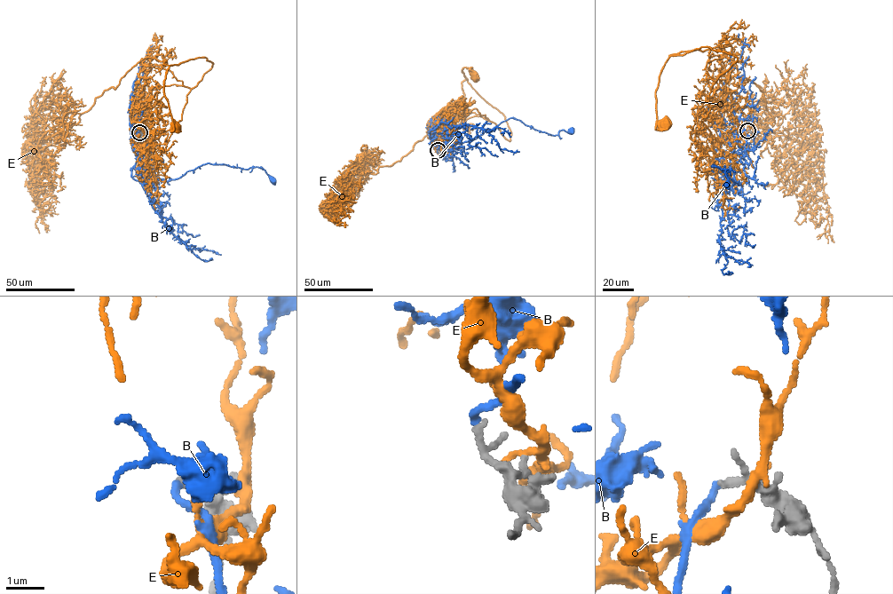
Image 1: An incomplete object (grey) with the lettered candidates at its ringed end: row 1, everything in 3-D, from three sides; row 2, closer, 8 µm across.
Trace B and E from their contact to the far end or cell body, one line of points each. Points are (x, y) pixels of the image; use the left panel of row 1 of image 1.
B: (139, 132), (147, 149), (139, 155), (144, 154), (152, 178), (175, 179), (207, 163), (260, 167), (273, 181)
E: (141, 132), (146, 154), (181, 120), (187, 94), (213, 64), (205, 58), (167, 72), (164, 93), (177, 128)

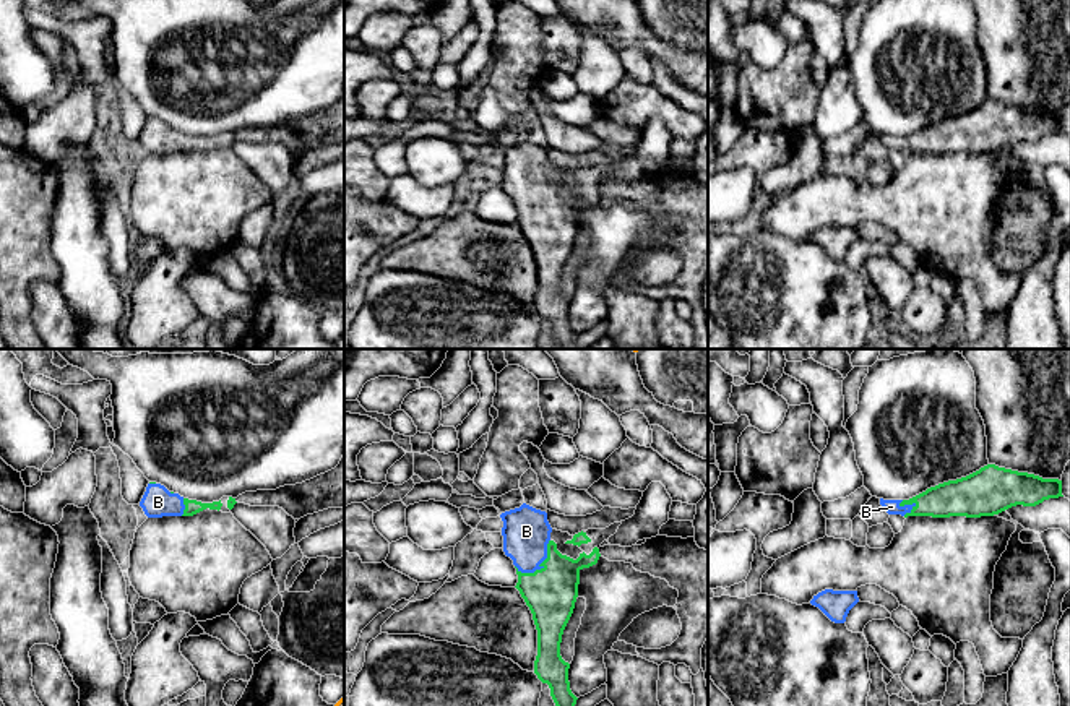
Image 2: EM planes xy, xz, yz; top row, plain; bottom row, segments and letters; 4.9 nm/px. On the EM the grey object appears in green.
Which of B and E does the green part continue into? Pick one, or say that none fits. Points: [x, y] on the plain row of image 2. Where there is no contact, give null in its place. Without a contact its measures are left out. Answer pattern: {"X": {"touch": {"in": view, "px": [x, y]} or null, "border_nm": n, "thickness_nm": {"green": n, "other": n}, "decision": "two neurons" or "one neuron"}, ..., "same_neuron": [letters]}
{"B": {"touch": {"in": "xz", "px": [541, 202]}, "border_nm": 220, "thickness_nm": {"green": 260, "other": 240}, "decision": "one neuron"}, "E": {"touch": null, "decision": "two neurons"}, "same_neuron": ["B"]}

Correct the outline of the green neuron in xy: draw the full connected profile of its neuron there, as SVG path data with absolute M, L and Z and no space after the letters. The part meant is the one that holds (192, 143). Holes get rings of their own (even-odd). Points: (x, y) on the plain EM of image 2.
M149 118L146 128L140 138L145 151L148 154L162 154L162 153L193 153L206 144L221 146L222 140L201 140L196 136L188 136L179 130L169 128L164 122Z

